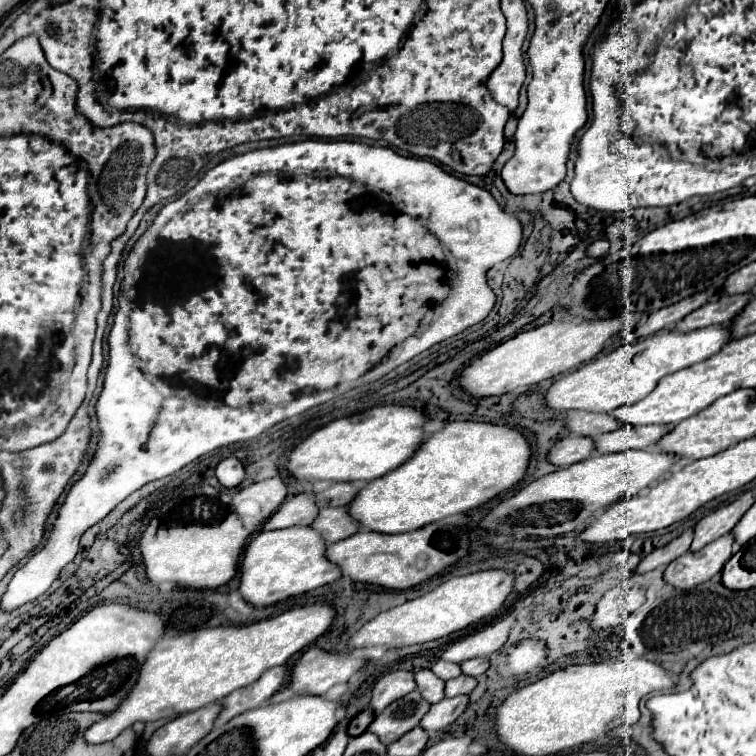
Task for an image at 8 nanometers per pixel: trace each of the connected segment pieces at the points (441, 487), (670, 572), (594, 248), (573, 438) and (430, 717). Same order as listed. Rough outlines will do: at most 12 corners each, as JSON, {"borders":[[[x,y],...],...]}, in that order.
{"borders":[[[453,421],[369,481],[353,519],[407,533],[519,483],[529,439]],[[725,535],[689,551],[663,571],[679,591],[721,573],[733,555],[733,537]],[[607,239],[589,245],[587,255],[599,259],[609,251]],[[569,435],[553,445],[551,463],[565,467],[595,453],[593,437]],[[467,695],[431,705],[419,725],[439,731],[465,711]]]}

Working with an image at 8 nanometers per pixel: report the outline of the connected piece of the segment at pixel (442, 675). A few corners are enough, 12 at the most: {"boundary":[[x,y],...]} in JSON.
{"boundary":[[443,659],[431,667],[439,679],[449,681],[461,675],[457,663]]}

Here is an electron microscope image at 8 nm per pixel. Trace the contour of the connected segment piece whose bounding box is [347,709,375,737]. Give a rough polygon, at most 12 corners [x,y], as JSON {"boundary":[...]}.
{"boundary":[[371,709],[361,711],[351,723],[347,733],[351,737],[367,731],[375,719]]}

